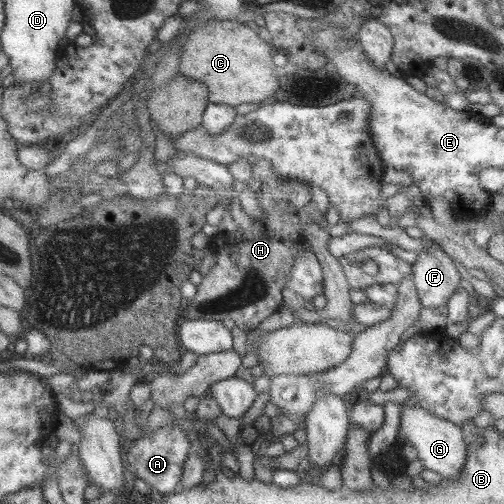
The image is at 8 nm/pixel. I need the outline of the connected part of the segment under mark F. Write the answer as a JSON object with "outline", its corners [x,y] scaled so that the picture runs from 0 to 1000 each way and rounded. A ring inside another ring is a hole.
{"outline":[[[845,476],[843,502],[812,510],[817,560],[825,587],[843,611],[869,611],[913,569],[913,546],[897,514],[877,492]]]}

